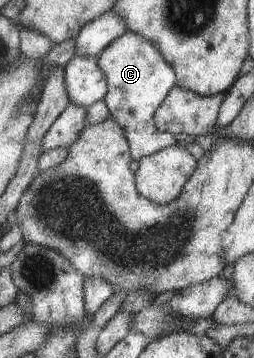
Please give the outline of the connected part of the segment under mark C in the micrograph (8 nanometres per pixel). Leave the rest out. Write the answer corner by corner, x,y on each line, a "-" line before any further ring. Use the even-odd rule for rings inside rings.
126,30
124,35
105,47
98,57
98,65
108,78
108,91
103,100
109,106
112,117
125,130
133,159
139,160
178,143
180,138
159,130
153,118
165,97
177,87
176,70
161,50
142,34

